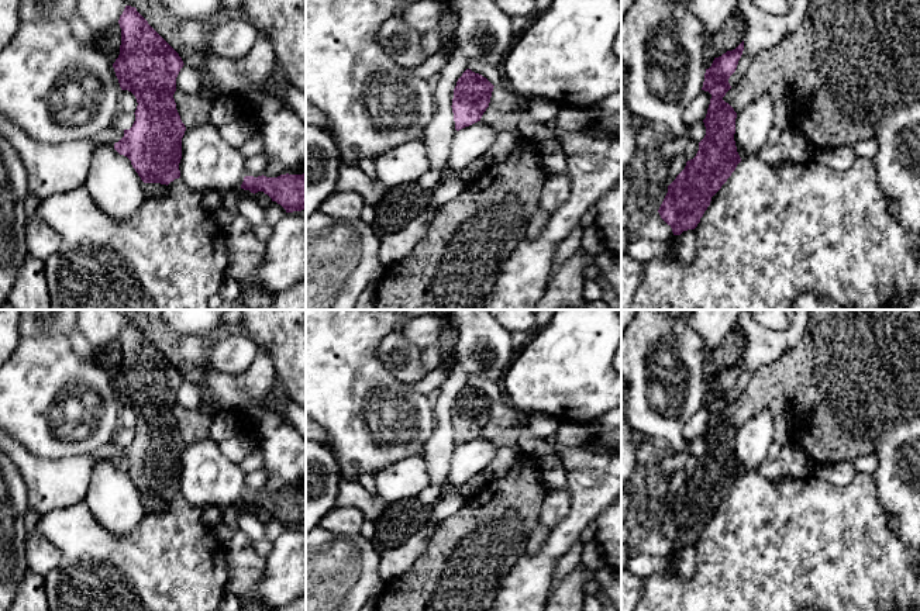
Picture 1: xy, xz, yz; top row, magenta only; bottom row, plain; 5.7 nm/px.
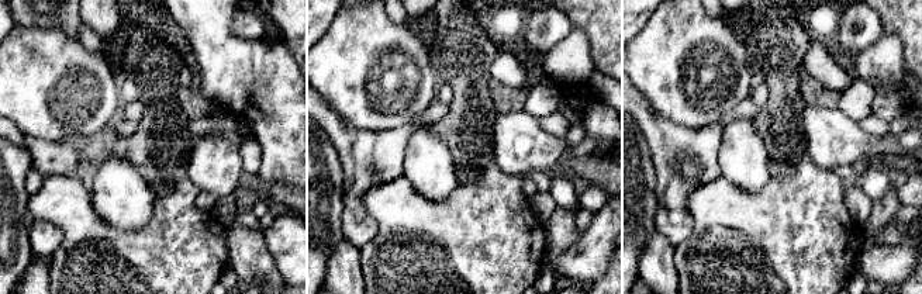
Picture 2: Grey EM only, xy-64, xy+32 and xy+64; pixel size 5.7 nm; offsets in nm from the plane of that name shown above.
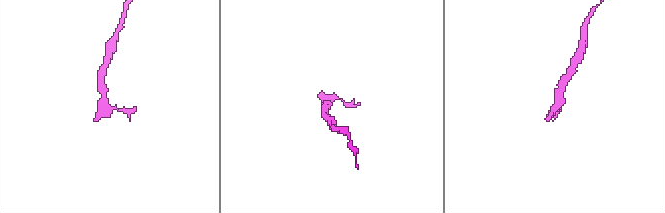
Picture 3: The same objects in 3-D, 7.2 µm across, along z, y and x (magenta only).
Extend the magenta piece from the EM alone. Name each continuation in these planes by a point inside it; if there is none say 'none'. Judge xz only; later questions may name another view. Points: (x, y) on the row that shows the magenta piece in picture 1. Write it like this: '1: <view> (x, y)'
none

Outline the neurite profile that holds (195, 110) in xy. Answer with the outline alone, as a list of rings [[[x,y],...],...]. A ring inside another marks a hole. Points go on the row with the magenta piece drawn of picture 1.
[[[176,90],[173,99],[186,128],[210,122],[213,99],[207,94],[189,94]]]

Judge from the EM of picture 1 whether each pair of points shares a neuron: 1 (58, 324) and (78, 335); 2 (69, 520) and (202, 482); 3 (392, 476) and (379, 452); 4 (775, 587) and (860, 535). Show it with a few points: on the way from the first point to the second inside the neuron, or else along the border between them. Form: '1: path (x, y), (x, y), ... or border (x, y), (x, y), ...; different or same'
1: border (76, 324), (68, 337); different
2: border (181, 492), (190, 503), (203, 508); different
3: border (417, 452), (386, 465), (376, 473); different
4: path (796, 566), (816, 546), (830, 546), (838, 538); same

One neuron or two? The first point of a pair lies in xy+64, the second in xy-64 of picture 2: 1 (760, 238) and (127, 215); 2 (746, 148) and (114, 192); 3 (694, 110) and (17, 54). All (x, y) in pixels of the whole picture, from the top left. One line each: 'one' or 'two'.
1: two
2: one
3: one

